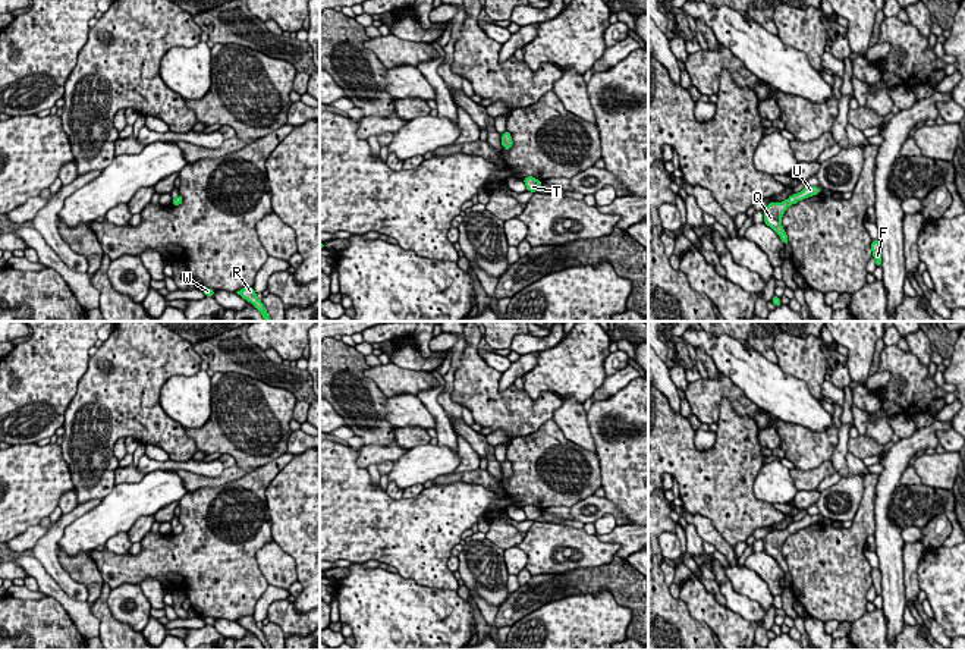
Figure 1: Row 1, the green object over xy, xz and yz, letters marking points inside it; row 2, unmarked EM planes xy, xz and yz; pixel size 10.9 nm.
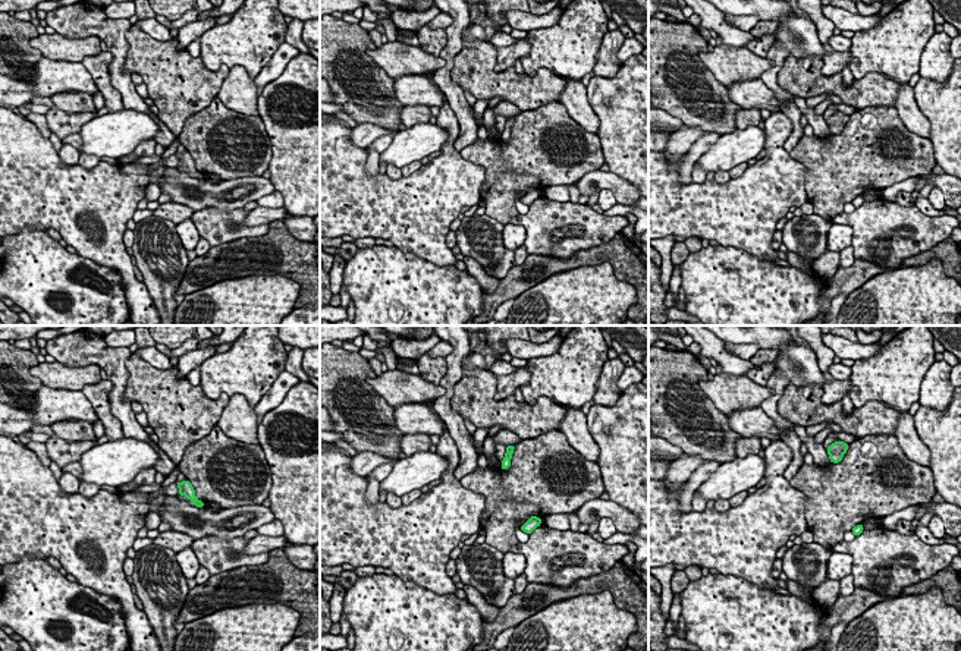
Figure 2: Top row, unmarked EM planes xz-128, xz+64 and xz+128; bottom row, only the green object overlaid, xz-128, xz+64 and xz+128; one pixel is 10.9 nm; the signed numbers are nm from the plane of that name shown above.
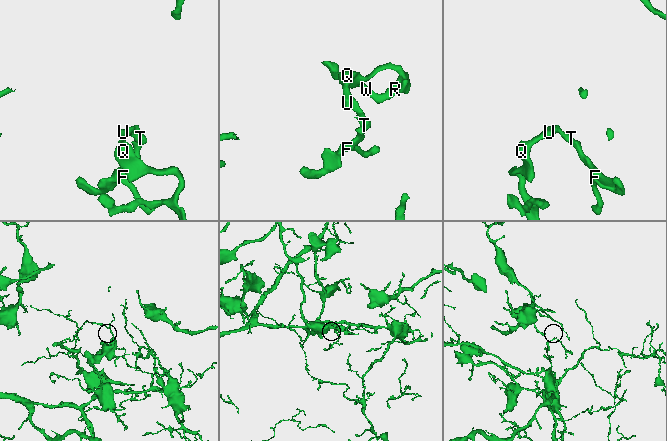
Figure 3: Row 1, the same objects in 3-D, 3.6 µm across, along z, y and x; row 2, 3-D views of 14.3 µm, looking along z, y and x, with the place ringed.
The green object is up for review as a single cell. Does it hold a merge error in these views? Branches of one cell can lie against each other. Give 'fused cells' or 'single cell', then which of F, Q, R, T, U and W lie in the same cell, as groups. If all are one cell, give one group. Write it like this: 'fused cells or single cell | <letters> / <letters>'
single cell | F Q R T U W

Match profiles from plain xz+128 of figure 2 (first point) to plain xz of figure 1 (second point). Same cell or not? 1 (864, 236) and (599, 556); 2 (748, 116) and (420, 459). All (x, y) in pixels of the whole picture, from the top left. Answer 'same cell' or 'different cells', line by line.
1: same cell
2: different cells

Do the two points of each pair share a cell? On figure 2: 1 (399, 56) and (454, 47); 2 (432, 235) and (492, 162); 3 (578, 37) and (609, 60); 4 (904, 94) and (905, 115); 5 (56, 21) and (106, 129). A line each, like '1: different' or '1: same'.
1: different
2: different
3: different
4: same
5: different

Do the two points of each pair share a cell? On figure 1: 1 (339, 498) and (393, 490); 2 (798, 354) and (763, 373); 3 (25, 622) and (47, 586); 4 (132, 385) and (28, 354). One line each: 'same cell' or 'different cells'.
1: different cells
2: different cells
3: different cells
4: different cells

